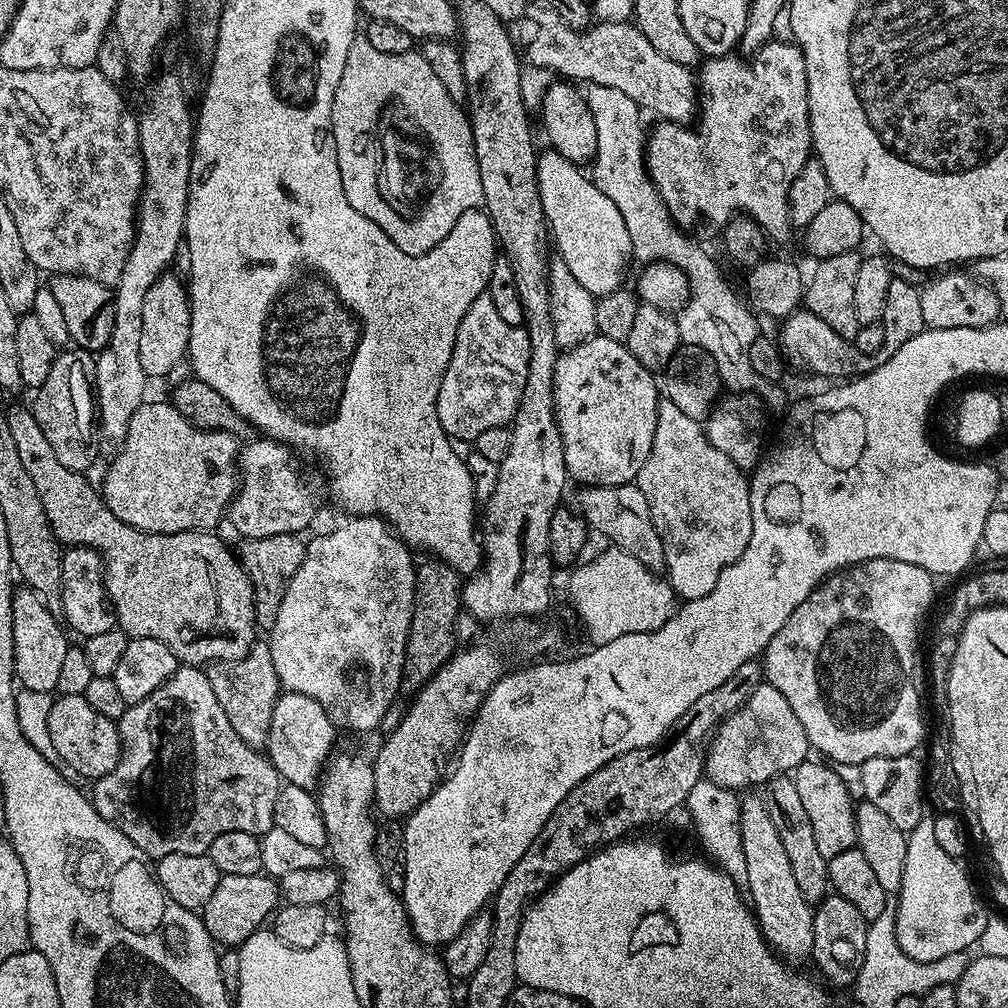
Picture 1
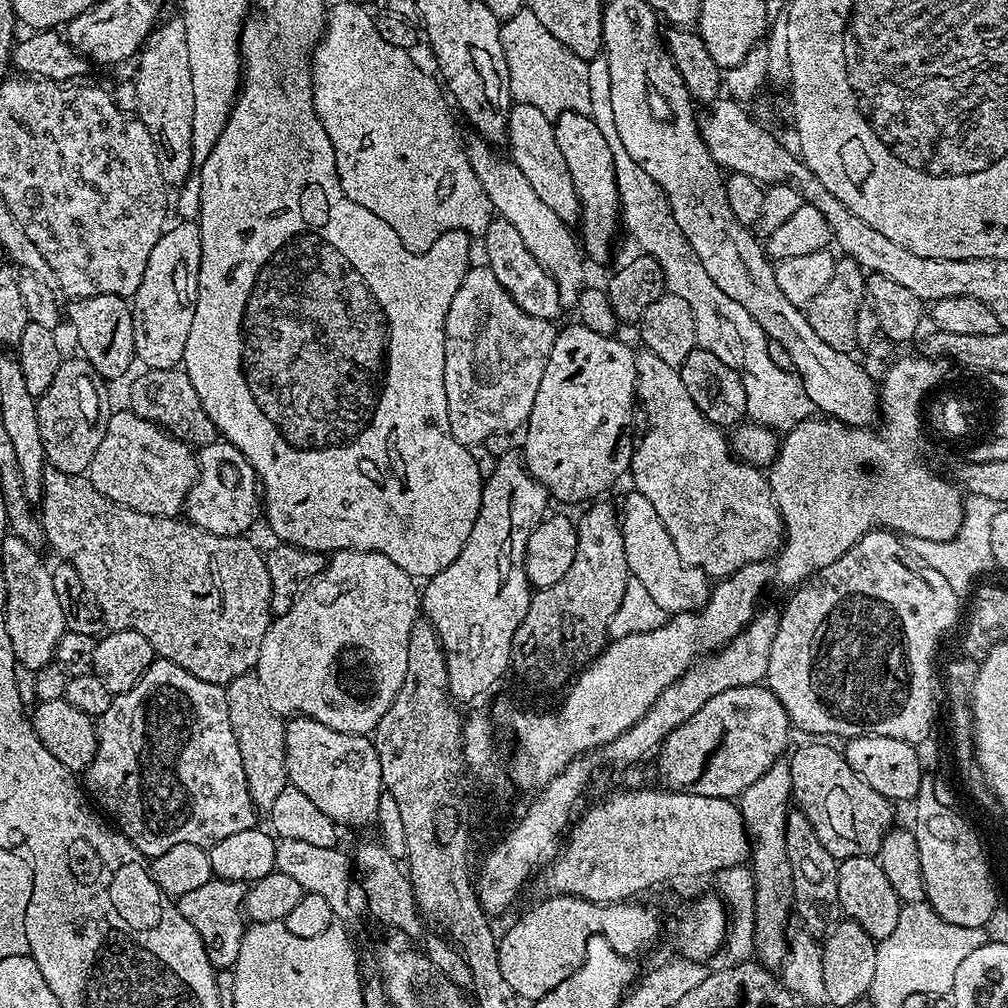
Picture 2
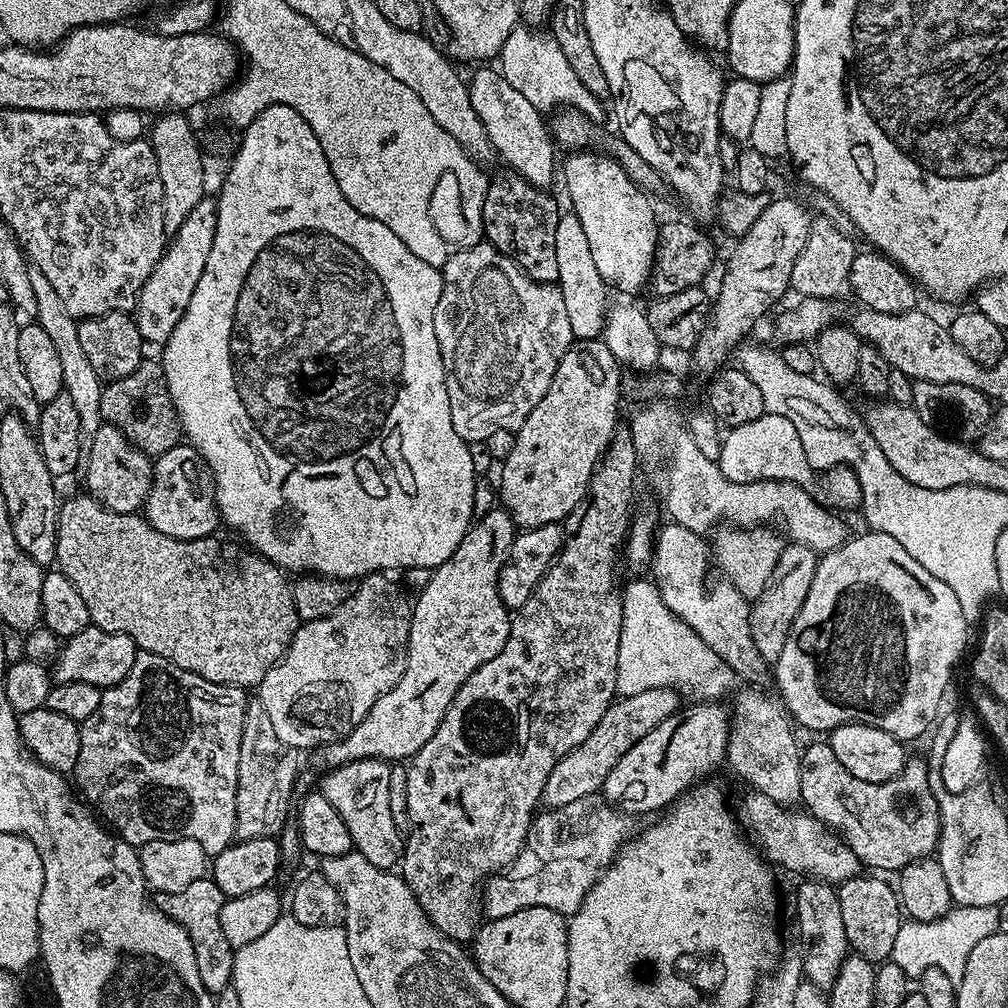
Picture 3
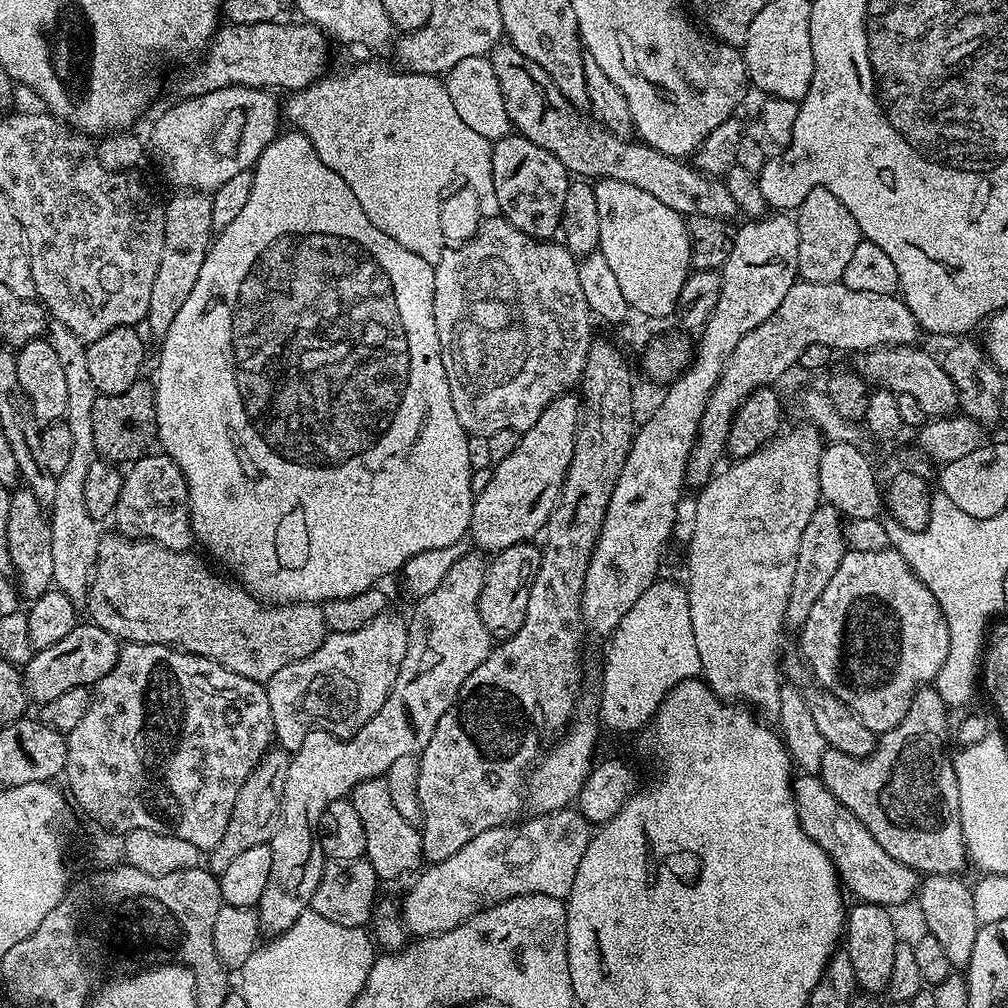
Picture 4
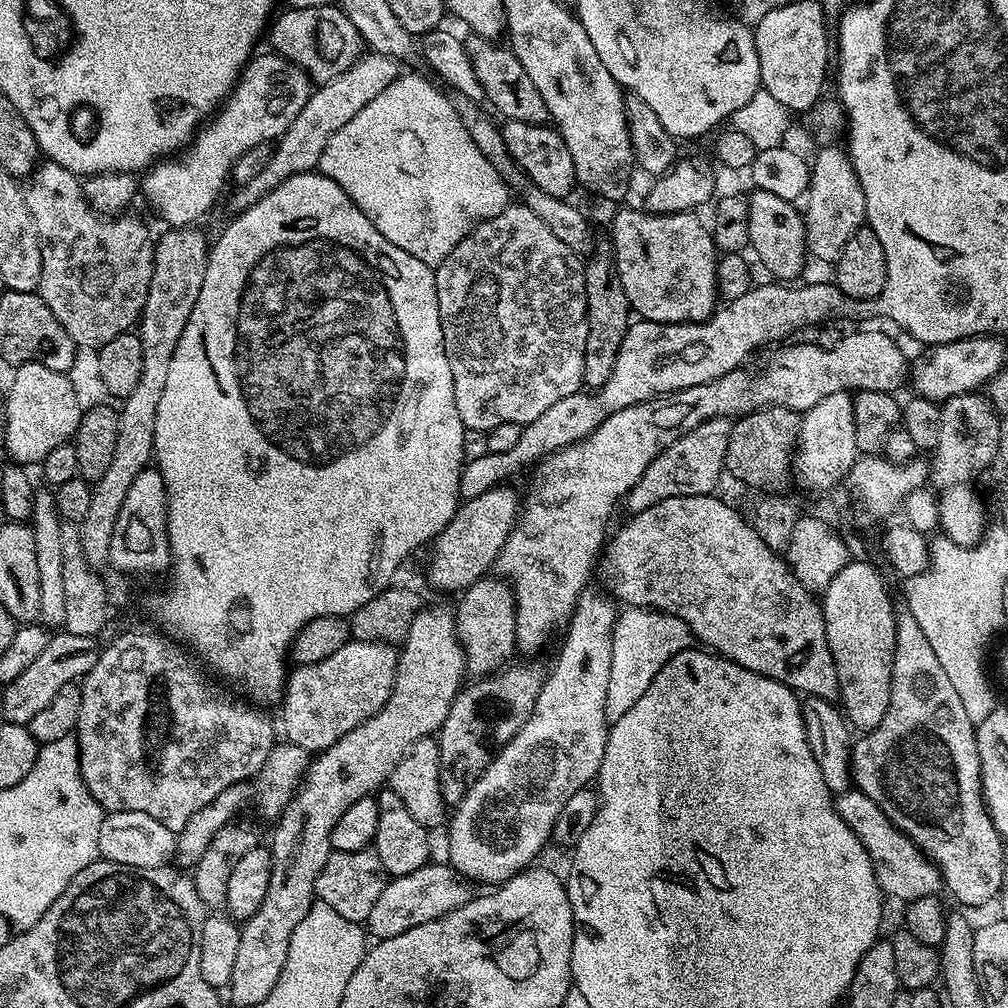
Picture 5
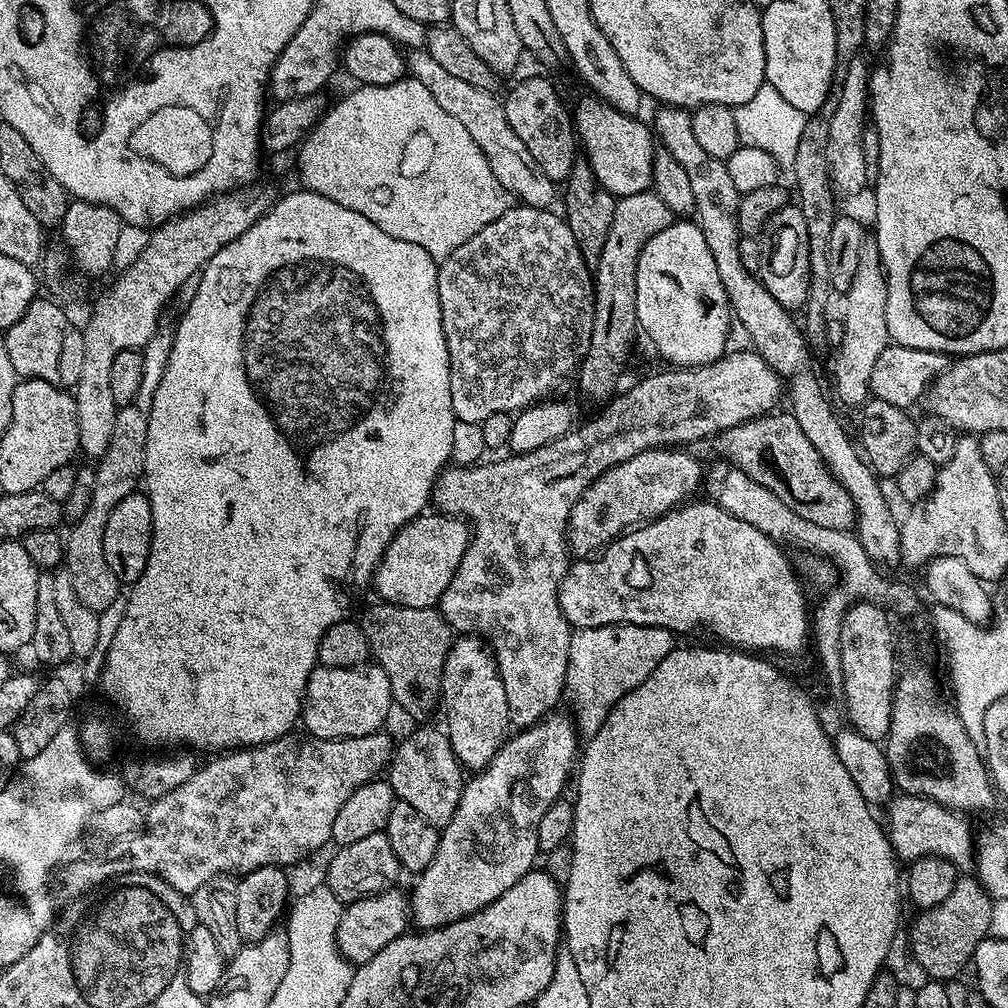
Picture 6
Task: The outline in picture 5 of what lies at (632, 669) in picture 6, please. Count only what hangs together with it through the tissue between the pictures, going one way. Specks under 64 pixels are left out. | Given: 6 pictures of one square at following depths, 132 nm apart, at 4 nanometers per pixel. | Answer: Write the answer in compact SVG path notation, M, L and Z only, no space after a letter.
M625 607L617 615L616 624L612 628L612 649L610 650L610 686L606 686L606 718L609 722L622 718L642 694L646 694L646 686L654 682L654 674L674 658L674 654L683 652L685 648L693 643L694 637L689 632L686 622L682 618L674 618L674 614L656 612L652 608L630 608Z

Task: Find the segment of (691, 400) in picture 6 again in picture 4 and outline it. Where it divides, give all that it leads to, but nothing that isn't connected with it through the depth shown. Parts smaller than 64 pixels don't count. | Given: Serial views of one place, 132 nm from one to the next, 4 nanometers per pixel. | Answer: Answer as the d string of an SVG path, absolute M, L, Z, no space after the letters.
M920 346L902 348L872 348L855 357L854 370L869 386L888 388L890 391L911 394L922 406L922 410L930 418L951 416L960 407L958 390L954 390L954 382L950 382L950 374L946 374L943 363L936 360Z

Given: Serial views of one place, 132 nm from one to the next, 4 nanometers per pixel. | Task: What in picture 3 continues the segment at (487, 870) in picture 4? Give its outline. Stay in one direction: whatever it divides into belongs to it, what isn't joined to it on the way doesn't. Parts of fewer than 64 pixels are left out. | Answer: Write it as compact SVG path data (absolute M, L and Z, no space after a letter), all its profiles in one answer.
M600 794L578 798L561 808L541 811L533 819L532 827L528 830L528 839L524 841L524 847L521 848L510 867L497 875L489 876L483 885L483 915L488 920L497 920L506 918L510 914L518 914L518 910L542 906L554 910L559 916L570 918L578 910L578 906L582 906L594 882L598 882L601 874L619 856L620 849L624 847L633 831L632 824L628 820L631 819L606 803L603 795Z

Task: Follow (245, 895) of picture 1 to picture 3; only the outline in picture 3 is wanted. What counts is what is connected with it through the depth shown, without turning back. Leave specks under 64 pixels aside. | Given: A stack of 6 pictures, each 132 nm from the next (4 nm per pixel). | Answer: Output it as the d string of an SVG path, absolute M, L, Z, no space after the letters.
M205 878L198 882L190 882L186 890L163 893L158 900L158 907L168 913L171 920L181 924L186 934L190 934L190 942L198 958L198 974L202 978L202 986L206 986L206 990L213 994L232 983L234 949L230 946L230 942L226 942L226 933L222 931L220 917L225 899L216 883L210 878Z

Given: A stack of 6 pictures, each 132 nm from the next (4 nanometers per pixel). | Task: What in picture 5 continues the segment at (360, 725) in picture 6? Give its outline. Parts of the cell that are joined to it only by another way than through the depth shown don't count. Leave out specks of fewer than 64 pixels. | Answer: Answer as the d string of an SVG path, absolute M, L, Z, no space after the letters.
M349 639L348 644L342 646L342 650L330 654L330 658L325 658L323 662L293 667L287 673L282 697L287 743L302 746L309 754L325 752L330 746L334 746L334 742L338 742L338 738L342 738L342 734L350 734L354 726L366 722L382 711L386 698L390 698L390 690L396 677L398 652L392 648L395 647L388 642Z

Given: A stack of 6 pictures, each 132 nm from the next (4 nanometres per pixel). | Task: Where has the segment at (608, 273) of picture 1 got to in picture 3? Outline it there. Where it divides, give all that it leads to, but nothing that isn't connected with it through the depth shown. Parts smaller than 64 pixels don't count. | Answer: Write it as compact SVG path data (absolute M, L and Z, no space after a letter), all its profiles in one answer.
M492 66L477 67L480 69L473 74L472 80L470 76L467 86L470 102L474 102L474 111L482 118L482 126L486 126L493 149L517 175L524 176L542 190L551 189L552 179L558 176L558 148L549 121L544 121L545 113L537 109L521 91L514 90L495 67L488 67Z

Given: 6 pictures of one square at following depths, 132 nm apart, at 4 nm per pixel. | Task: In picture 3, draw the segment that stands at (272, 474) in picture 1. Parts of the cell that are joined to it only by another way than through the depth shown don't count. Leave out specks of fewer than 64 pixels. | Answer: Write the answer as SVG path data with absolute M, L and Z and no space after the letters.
M179 442L172 449L166 450L161 456L155 457L152 465L152 485L148 491L147 498L144 499L142 515L150 526L154 526L154 530L159 530L162 534L170 534L170 538L174 538L175 540L197 540L198 538L206 538L217 531L216 527L221 527L220 511L216 509L216 485L212 483L212 471L210 471L208 465L205 464L202 454L198 449L193 448L192 445L187 442Z

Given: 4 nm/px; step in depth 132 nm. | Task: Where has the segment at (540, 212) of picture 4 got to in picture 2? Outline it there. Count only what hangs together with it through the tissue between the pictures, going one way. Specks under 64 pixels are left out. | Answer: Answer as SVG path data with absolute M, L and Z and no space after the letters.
M494 218L484 231L482 243L484 243L484 256L488 259L485 260L486 267L494 274L494 278L498 278L498 282L502 282L510 298L514 298L514 302L518 302L518 306L522 306L522 310L526 310L530 318L559 321L562 309L558 286L554 278L550 278L548 271L540 265L538 258L530 254L526 242L522 242L522 234L518 234L518 230L510 226L510 222Z

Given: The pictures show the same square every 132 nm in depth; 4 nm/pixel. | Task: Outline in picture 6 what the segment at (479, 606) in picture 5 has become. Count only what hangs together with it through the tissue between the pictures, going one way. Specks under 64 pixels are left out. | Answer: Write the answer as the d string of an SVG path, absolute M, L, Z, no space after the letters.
M464 634L453 639L442 670L440 690L442 712L444 708L444 716L448 719L446 735L454 754L469 773L483 771L509 739L510 721L506 686L500 677L495 655L480 637Z

